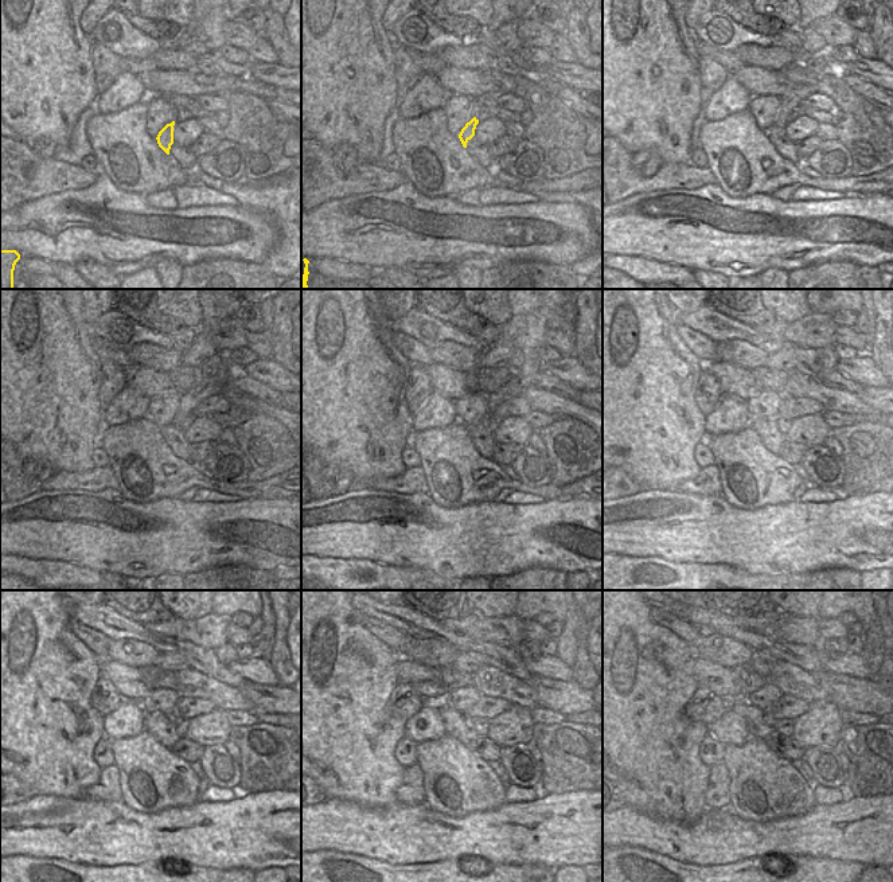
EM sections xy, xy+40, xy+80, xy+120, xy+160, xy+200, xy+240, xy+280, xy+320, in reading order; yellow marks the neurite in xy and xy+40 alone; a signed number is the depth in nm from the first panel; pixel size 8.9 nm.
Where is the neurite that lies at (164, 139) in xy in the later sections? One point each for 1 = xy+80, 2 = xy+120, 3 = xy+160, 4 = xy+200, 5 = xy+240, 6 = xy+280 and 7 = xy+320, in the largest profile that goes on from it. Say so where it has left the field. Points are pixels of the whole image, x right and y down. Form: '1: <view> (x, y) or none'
1: xy+80 (792, 98)
2: xy+120 (190, 399)
3: xy+160 (531, 365)
4: xy+200 (827, 356)
5: xy+240 (226, 654)
6: xy+280 (529, 650)
7: xy+320 (835, 647)

